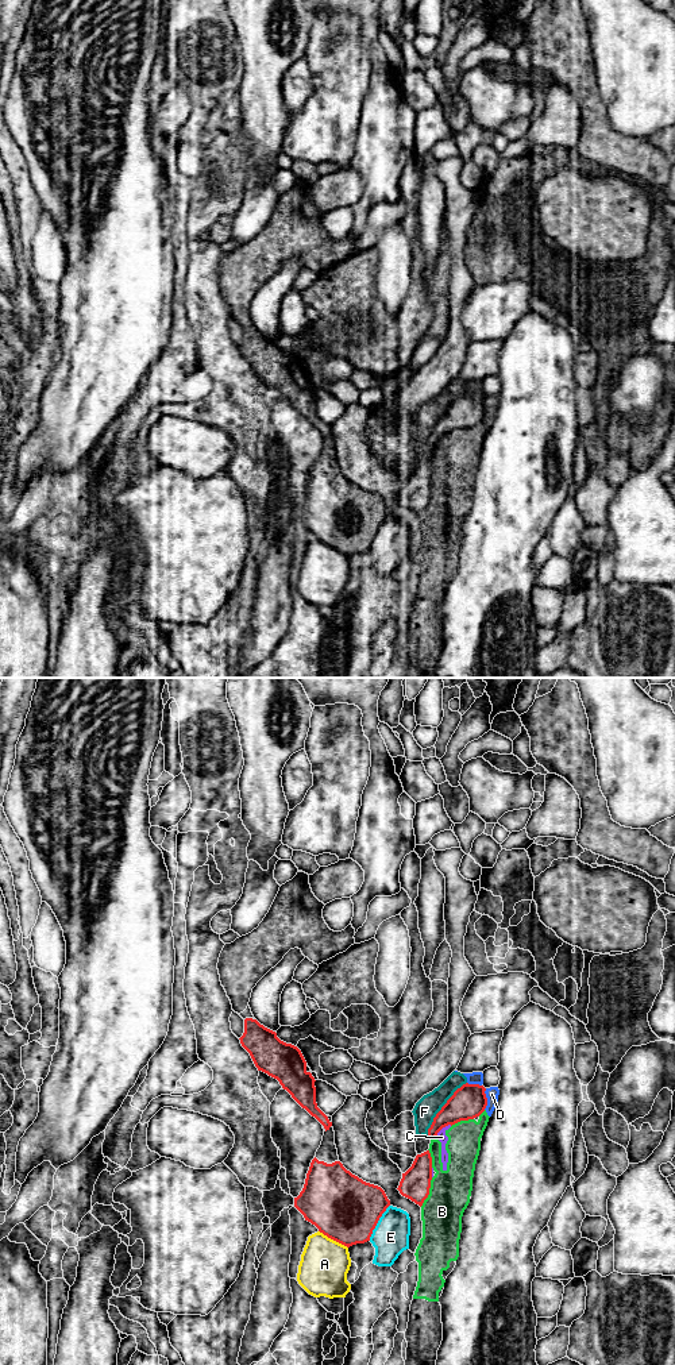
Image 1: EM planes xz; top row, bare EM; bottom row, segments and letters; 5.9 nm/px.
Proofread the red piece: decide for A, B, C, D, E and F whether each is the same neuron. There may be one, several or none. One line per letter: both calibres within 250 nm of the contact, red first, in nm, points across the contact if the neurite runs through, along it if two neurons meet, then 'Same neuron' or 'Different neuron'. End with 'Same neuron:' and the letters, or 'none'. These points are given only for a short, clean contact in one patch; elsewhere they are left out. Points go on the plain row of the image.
A: Thickness 400 nm (red) against 300 nm. Different neuron
B: Thickness 180 nm (red) against 240 nm. Different neuron
C: Thickness 200 nm (red) against 60 nm. Different neuron
D: Thickness 200 nm (red) against 80 nm. Boundary: xz (486, 397), (486, 415), (483, 417). Different neuron
E: Thickness 400 nm (red) against 220 nm. Different neuron
F: Thickness 200 nm (red) against 140 nm. Different neuron
Same neuron: none

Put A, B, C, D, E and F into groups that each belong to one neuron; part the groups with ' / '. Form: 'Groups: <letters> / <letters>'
Groups: A / B C D F / E

